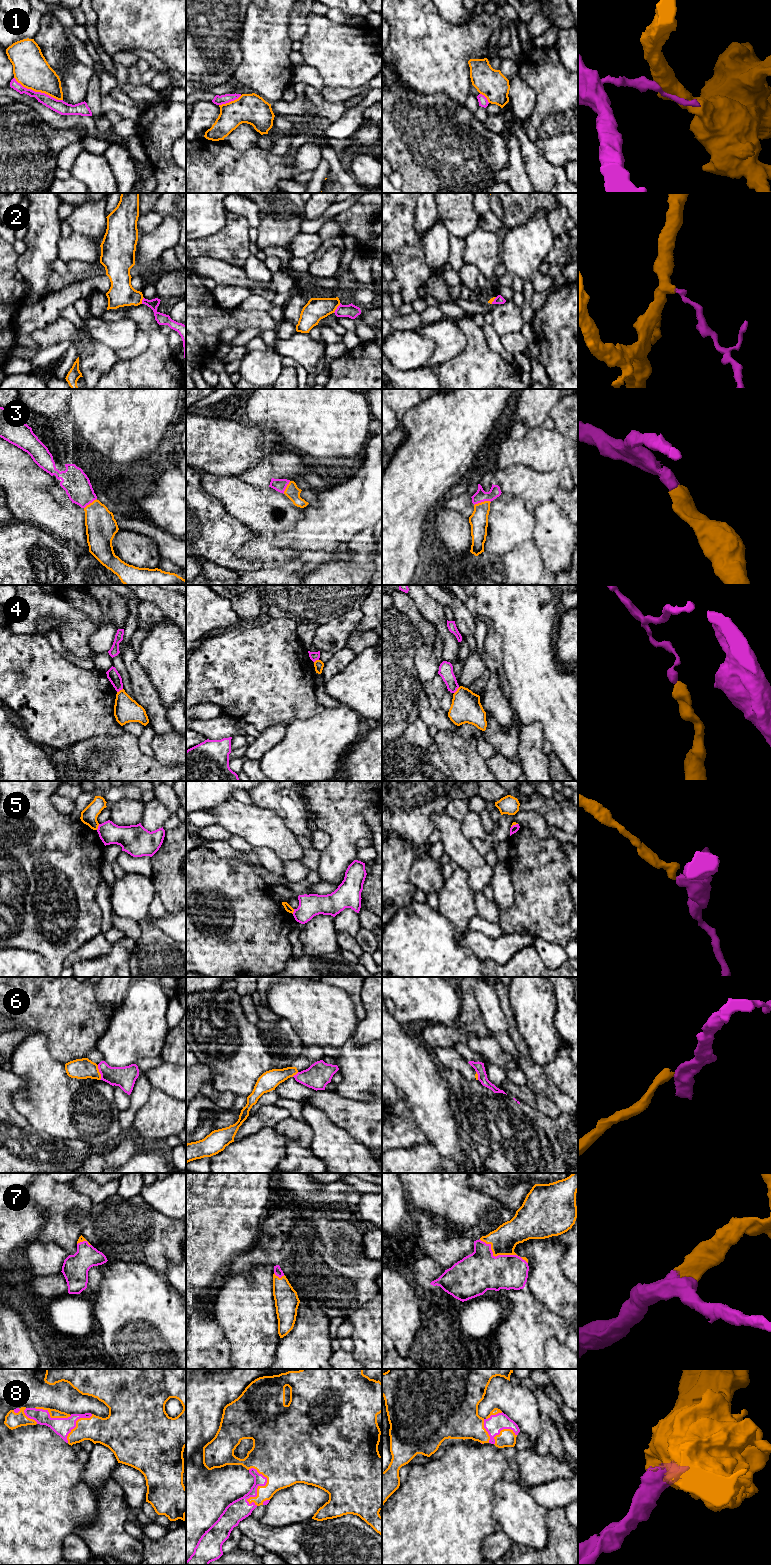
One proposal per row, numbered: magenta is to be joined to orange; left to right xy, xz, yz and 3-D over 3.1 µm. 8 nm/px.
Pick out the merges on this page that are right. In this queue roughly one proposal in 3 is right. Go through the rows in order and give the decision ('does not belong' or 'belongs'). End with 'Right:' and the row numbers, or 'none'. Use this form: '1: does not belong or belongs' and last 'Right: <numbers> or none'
1: does not belong
2: does not belong
3: belongs
4: does not belong
5: does not belong
6: does not belong
7: belongs
8: belongs
Right: 3, 7, 8

